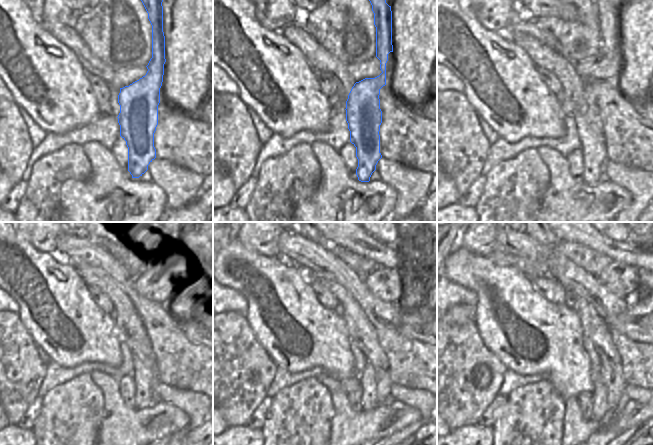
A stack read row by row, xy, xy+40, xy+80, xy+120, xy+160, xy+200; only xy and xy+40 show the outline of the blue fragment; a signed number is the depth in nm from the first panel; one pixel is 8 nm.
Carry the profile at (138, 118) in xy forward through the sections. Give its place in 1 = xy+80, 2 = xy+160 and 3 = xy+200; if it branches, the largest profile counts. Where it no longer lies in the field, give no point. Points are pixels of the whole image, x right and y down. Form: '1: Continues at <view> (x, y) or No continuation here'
1: Continues at xy+80 (589, 124)
2: Continues at xy+160 (367, 378)
3: Continues at xy+200 (601, 410)

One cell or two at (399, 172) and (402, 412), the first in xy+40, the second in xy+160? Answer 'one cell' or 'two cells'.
two cells

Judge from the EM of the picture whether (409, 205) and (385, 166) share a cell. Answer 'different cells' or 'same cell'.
same cell

